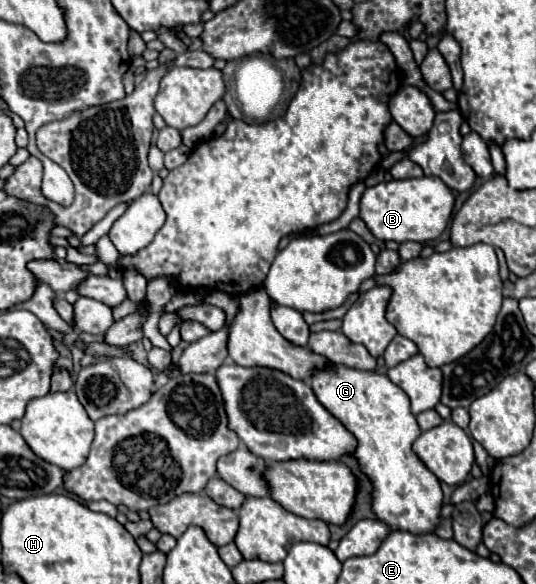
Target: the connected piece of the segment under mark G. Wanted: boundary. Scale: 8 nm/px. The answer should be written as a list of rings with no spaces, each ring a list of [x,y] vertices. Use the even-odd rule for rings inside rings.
[[[329,362],[325,368],[315,370],[311,374],[311,388],[317,396],[317,400],[357,438],[357,450],[355,458],[361,464],[361,470],[371,478],[373,482],[373,512],[381,522],[391,526],[393,530],[407,530],[413,534],[425,534],[433,532],[433,528],[439,524],[439,510],[443,502],[443,492],[439,486],[437,476],[423,464],[423,460],[413,452],[413,442],[419,438],[421,428],[415,420],[415,416],[409,410],[409,398],[399,390],[397,384],[393,384],[385,372],[365,372],[365,370],[353,370],[349,366],[339,366]]]

